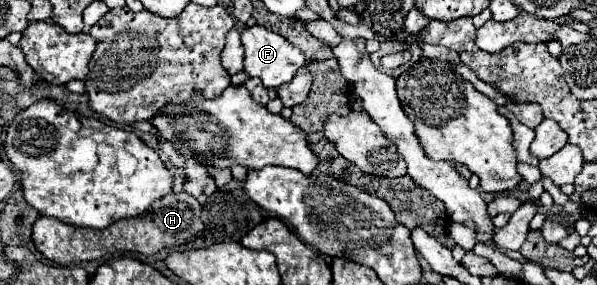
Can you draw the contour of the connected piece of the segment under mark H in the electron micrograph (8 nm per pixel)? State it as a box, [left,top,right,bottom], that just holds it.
[32,193,204,265]

